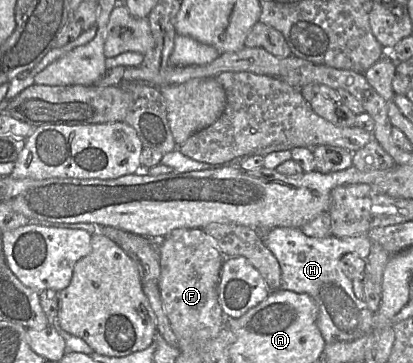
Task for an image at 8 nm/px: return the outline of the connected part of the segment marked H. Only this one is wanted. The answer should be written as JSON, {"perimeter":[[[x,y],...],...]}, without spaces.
{"perimeter":[[[277,227],[261,235],[281,269],[281,288],[309,295],[317,305],[317,326],[326,344],[348,342],[366,335],[373,327],[373,313],[353,291],[353,283],[342,271],[340,259],[347,253],[367,259],[372,241],[367,235],[338,238],[306,236],[300,228]]]}

